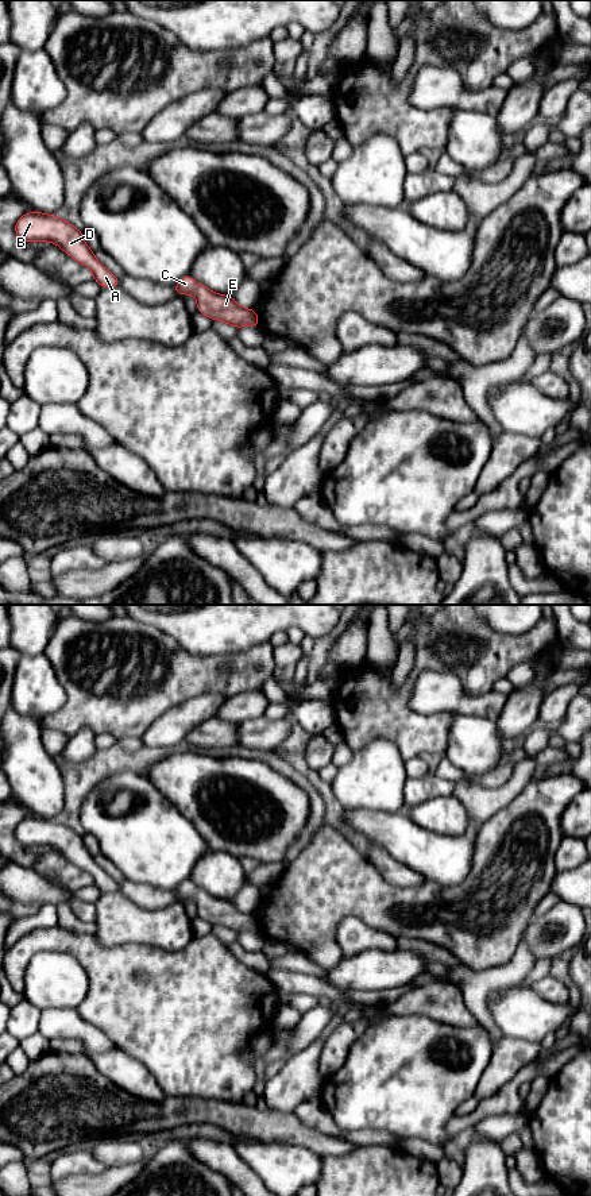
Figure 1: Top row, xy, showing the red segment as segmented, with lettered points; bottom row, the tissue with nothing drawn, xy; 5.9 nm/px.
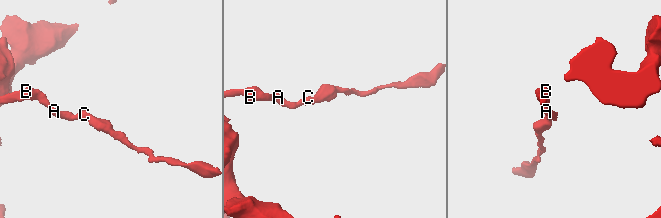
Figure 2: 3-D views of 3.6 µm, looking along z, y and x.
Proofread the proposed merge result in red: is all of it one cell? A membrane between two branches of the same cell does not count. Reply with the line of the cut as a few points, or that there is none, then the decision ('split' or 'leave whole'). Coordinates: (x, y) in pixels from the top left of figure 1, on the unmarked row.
cut none; leave whole

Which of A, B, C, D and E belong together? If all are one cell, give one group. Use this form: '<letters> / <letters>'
A B C D E

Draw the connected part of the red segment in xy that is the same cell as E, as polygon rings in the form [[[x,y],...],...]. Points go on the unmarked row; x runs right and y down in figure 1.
[[[186,880],[173,892],[179,899],[192,899],[197,904],[198,917],[212,925],[221,925],[235,933],[259,930],[255,914],[242,913],[232,900],[212,896]]]

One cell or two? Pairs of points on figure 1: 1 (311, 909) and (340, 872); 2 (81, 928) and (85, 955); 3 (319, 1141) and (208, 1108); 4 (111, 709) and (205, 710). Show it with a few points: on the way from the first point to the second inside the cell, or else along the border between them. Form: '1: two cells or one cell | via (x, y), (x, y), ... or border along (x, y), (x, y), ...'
1: one cell | via (313, 899), (331, 882)
2: two cells | border along (58, 923), (85, 933)
3: one cell | via (292, 1131), (279, 1126), (255, 1125), (235, 1117)
4: two cells | border along (197, 695), (172, 706), (145, 730)

